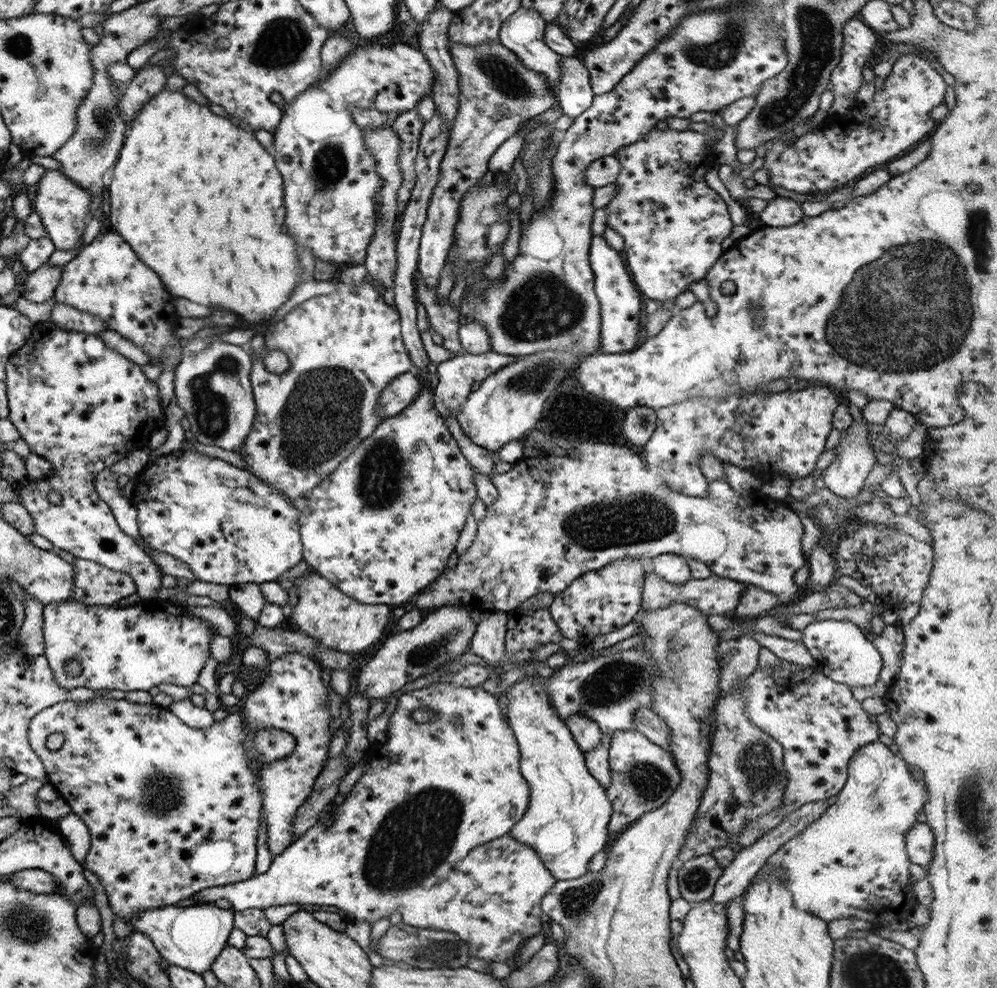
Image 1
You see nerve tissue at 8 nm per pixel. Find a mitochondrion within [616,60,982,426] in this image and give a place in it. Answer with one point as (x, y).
(902, 314)

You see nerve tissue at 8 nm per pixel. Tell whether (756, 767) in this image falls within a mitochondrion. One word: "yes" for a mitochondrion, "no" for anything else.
yes

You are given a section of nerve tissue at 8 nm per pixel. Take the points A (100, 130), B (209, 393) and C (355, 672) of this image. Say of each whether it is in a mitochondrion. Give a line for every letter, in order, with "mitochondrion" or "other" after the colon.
A: mitochondrion
B: mitochondrion
C: other

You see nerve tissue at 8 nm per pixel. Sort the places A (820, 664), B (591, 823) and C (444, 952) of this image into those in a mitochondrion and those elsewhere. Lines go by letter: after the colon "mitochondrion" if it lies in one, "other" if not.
A: other
B: other
C: mitochondrion

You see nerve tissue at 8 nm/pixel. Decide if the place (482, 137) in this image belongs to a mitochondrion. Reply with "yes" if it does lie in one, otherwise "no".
no

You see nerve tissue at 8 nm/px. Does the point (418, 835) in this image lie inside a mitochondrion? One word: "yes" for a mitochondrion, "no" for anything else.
yes

